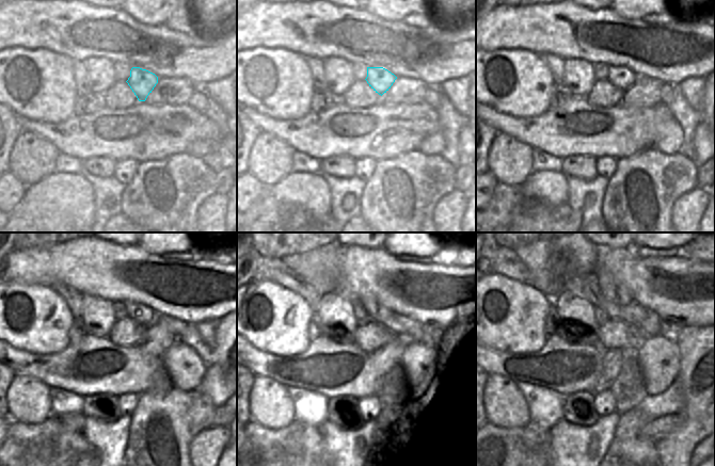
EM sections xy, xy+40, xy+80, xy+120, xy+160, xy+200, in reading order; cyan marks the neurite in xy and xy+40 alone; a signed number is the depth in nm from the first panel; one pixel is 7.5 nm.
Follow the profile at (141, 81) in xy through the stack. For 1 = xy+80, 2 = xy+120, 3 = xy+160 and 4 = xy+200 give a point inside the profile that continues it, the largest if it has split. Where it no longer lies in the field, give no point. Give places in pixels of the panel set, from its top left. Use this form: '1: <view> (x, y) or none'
1: xy+80 (621, 77)
2: xy+120 (140, 312)
3: xy+160 (378, 312)
4: xy+200 (612, 288)

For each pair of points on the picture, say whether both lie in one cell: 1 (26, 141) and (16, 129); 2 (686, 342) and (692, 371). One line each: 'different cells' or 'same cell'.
1: different cells
2: same cell

